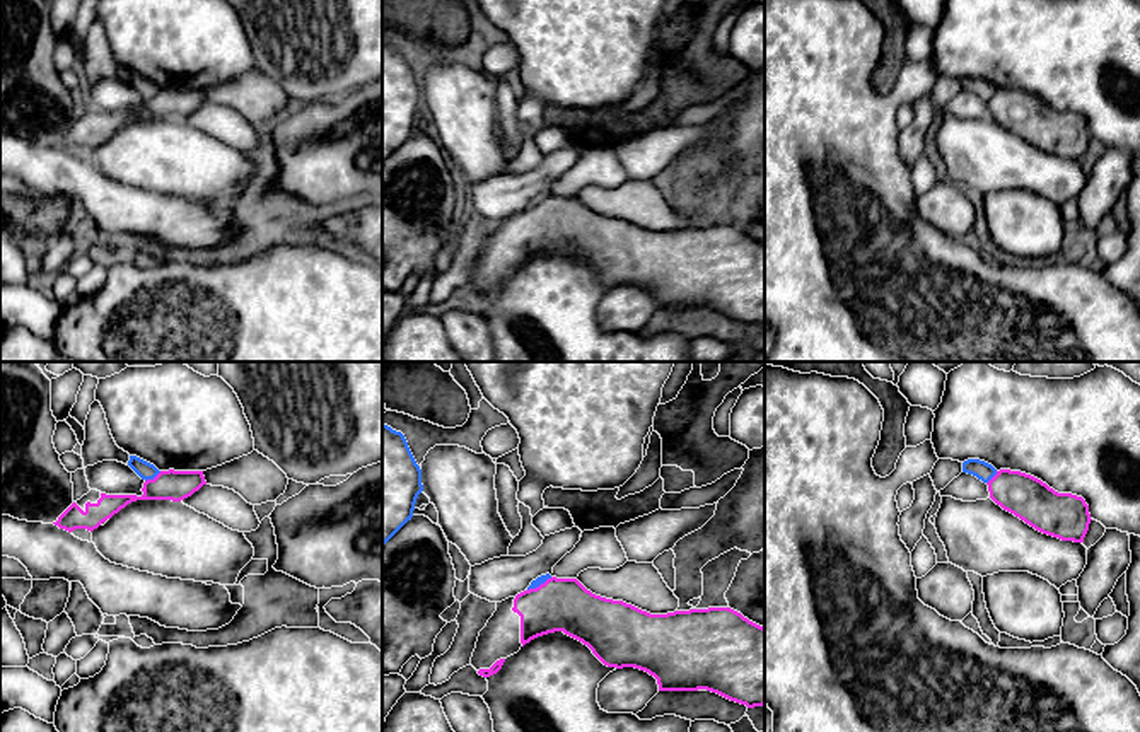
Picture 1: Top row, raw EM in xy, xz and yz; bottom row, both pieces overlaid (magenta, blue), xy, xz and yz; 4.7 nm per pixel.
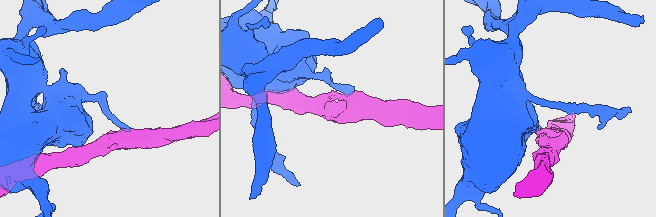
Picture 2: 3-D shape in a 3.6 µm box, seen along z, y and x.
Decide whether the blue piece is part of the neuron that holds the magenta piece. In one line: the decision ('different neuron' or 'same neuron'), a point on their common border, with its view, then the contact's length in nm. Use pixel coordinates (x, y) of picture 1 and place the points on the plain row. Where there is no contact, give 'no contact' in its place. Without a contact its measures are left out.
different neuron; contact xy (154, 96); length 90 nm

